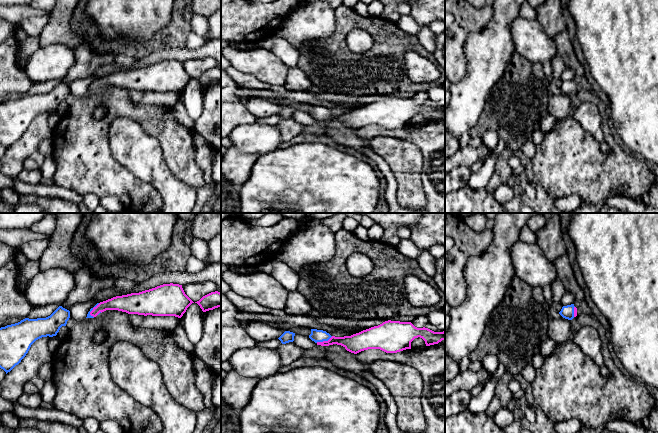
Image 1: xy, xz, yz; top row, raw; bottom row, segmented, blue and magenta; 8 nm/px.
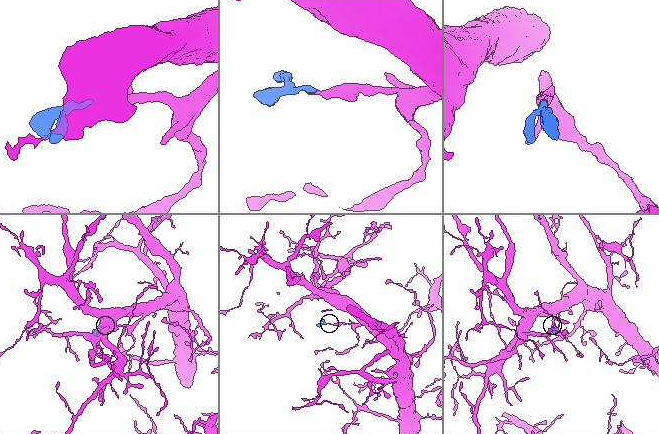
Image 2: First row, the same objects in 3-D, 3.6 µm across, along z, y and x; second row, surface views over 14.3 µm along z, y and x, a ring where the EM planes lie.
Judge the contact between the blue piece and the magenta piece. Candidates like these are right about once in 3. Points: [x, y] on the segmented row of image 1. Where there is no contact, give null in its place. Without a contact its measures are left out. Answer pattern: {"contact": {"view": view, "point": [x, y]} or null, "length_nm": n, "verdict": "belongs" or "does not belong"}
{"contact": {"view": "xz", "point": [324, 340]}, "length_nm": 140, "verdict": "belongs"}

